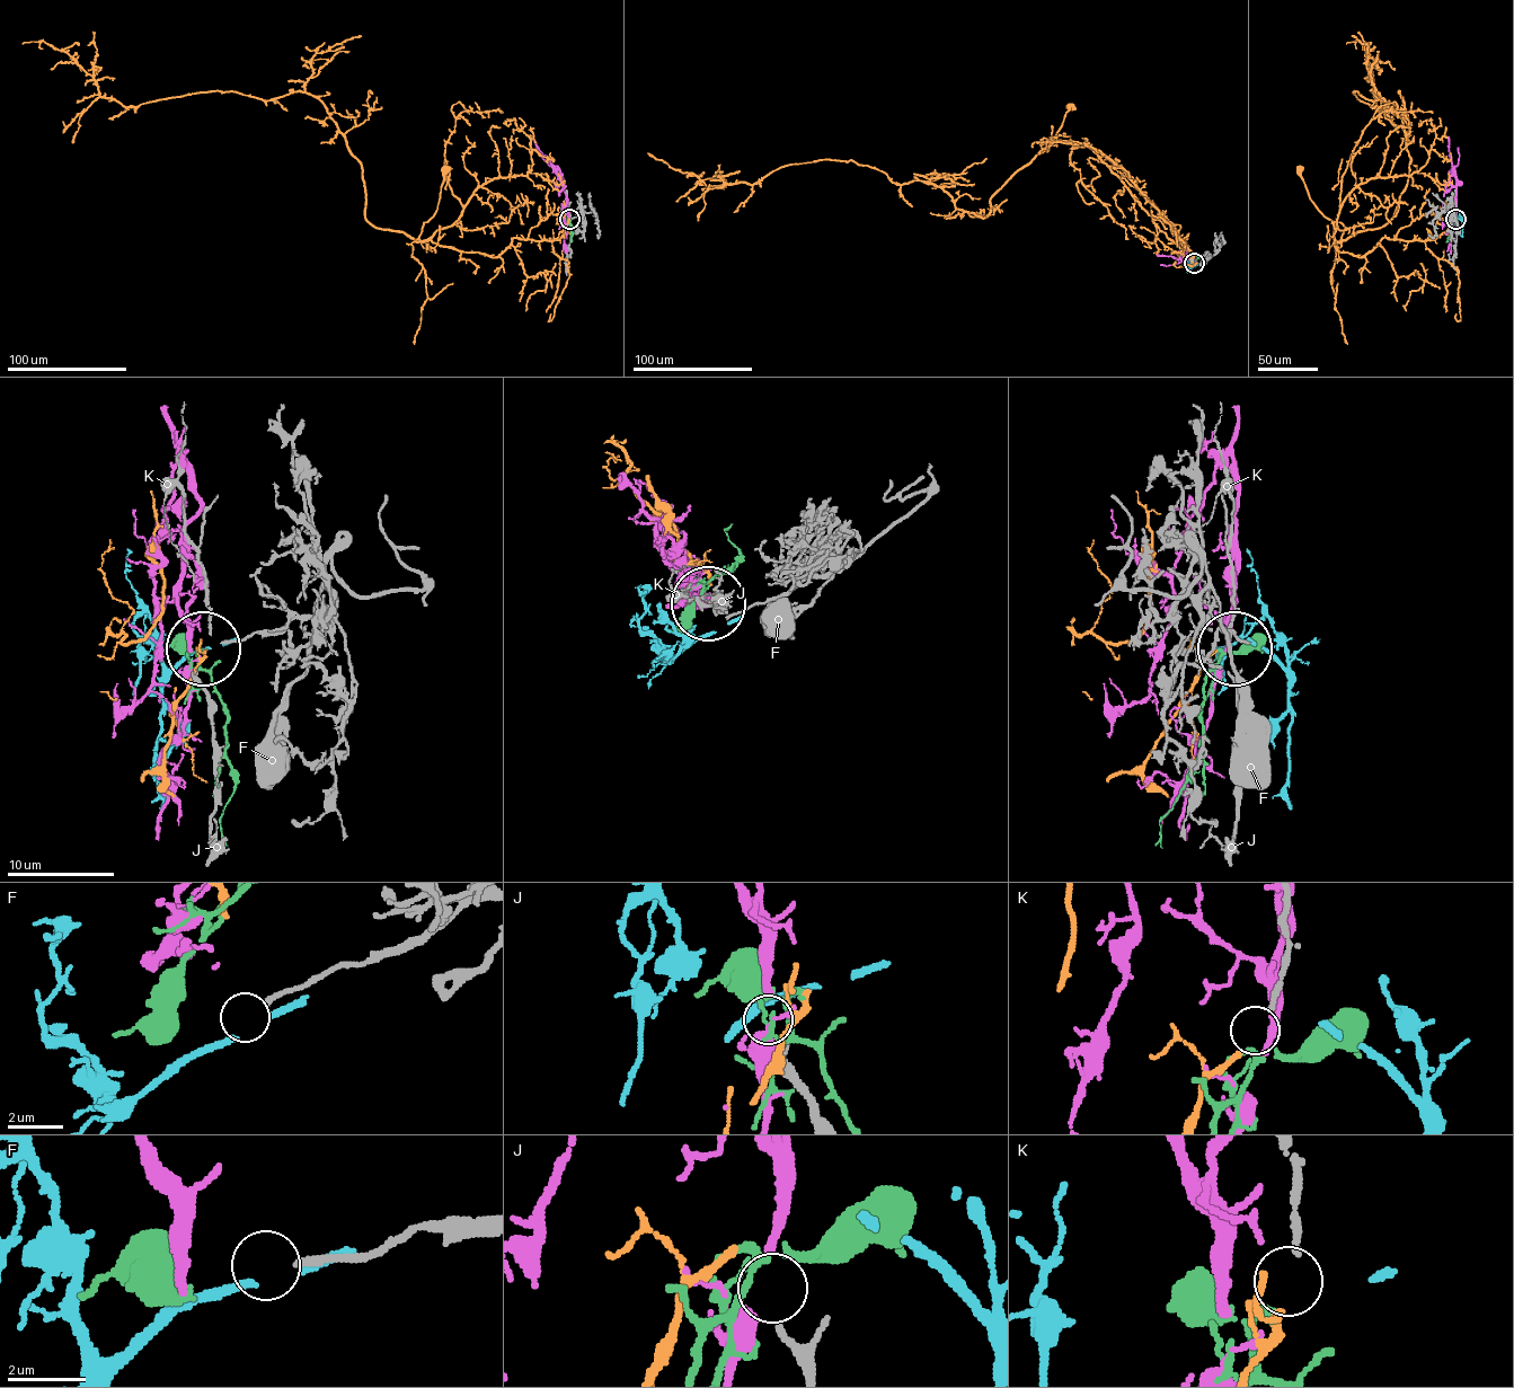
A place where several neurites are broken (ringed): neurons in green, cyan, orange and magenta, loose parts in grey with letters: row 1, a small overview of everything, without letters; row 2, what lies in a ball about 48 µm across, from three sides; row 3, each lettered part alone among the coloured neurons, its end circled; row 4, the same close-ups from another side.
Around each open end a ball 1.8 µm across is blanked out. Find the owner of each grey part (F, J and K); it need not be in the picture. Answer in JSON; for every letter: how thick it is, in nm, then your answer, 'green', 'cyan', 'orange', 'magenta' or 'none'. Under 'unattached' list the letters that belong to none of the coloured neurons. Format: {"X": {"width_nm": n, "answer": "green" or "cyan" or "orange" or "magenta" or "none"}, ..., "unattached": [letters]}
{"F": {"width_nm": 170, "answer": "none"}, "J": {"width_nm": 220, "answer": "magenta"}, "K": {"width_nm": 200, "answer": "orange"}, "unattached": ["F"]}

